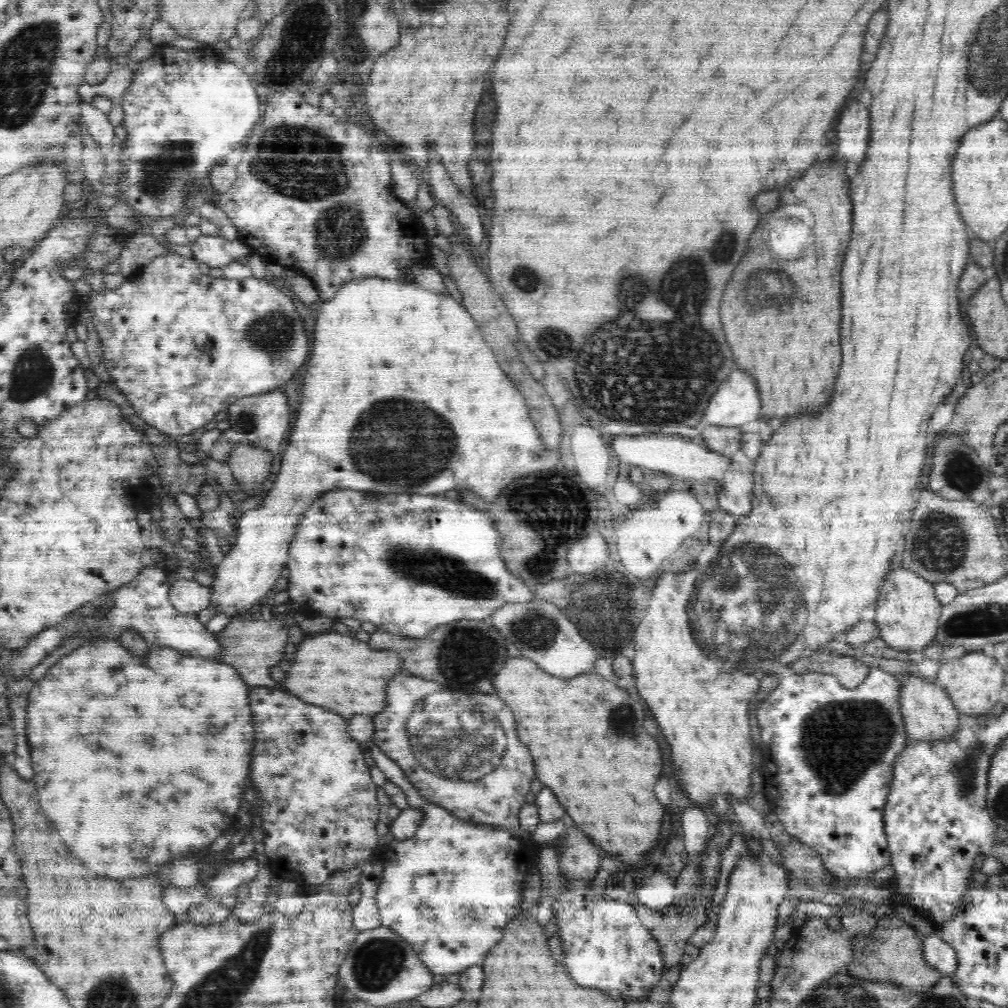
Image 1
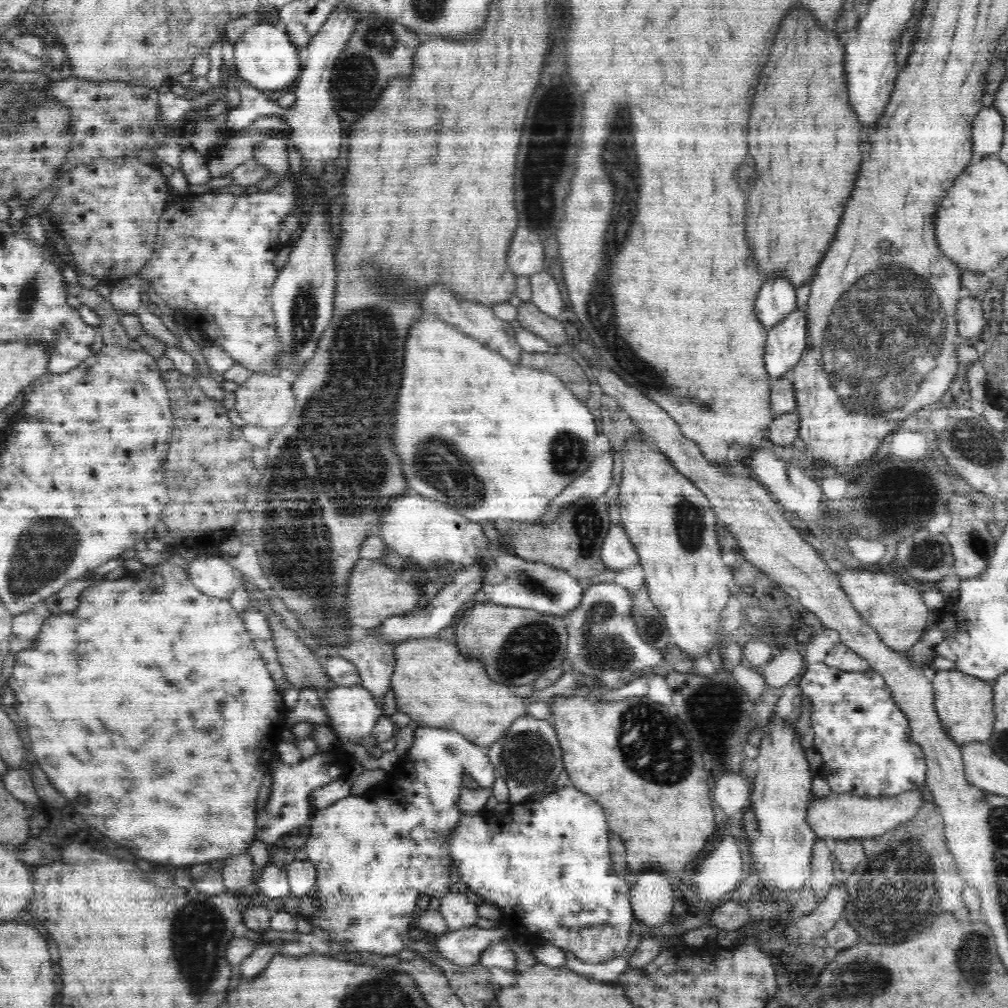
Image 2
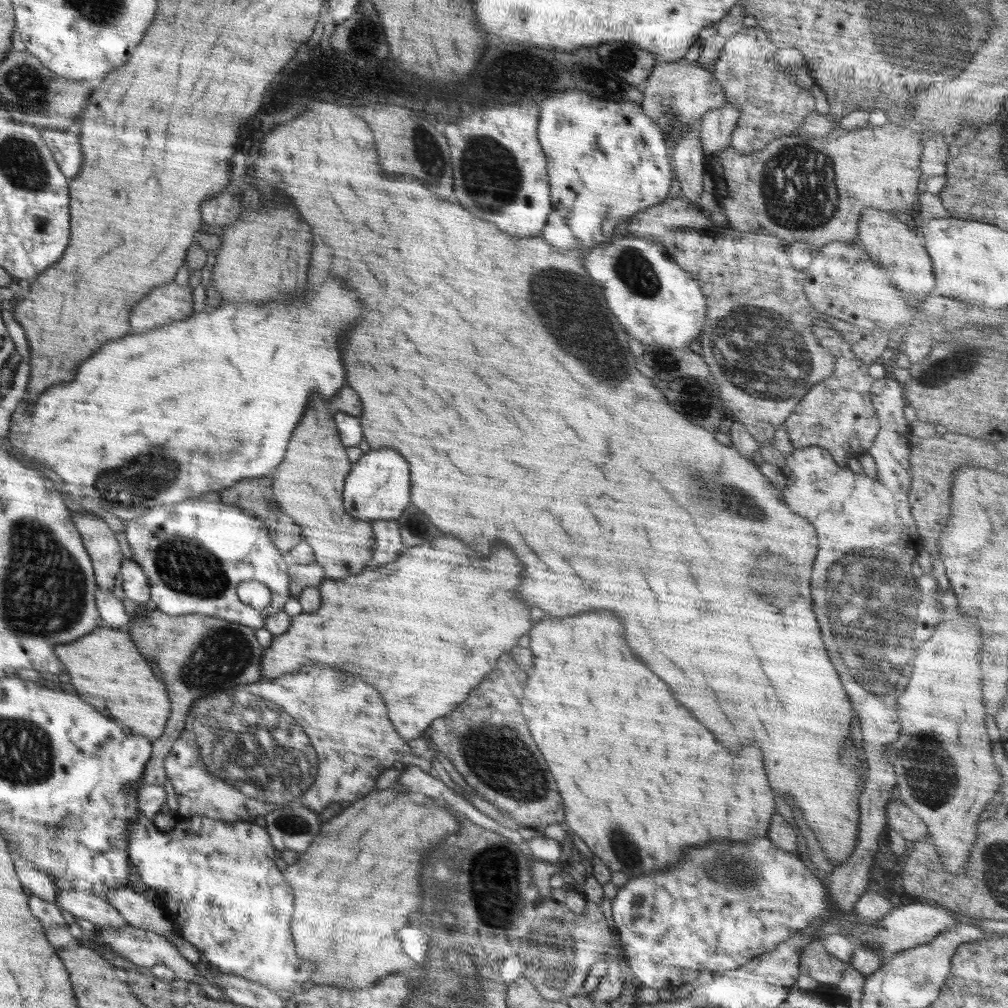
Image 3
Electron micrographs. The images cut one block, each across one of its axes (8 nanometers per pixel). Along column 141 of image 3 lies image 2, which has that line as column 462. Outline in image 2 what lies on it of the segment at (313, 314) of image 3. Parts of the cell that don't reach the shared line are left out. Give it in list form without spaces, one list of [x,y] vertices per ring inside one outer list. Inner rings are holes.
[[[420,320],[418,328],[410,332],[406,340],[406,376],[404,376],[406,396],[398,396],[398,452],[402,452],[402,464],[406,464],[406,480],[410,480],[410,492],[425,496],[454,507],[464,518],[472,522],[492,520],[500,521],[536,521],[549,507],[550,502],[558,496],[574,479],[582,476],[590,462],[596,458],[596,436],[598,426],[585,402],[581,402],[570,391],[568,384],[552,376],[550,372],[524,365],[512,364],[506,357],[490,350],[480,341],[458,332],[456,328],[444,324],[442,320]]]

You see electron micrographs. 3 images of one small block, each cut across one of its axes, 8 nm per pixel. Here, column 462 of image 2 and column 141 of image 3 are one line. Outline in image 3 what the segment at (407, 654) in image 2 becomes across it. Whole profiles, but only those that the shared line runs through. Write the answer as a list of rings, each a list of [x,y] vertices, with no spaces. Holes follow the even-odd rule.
[[[100,628],[100,632],[92,632],[92,636],[84,636],[84,640],[76,640],[76,644],[60,644],[56,646],[58,661],[64,666],[70,676],[70,684],[78,690],[88,704],[92,704],[100,714],[112,716],[119,720],[123,726],[128,727],[132,734],[147,736],[153,742],[164,733],[171,706],[168,693],[164,690],[164,684],[158,682],[152,674],[150,664],[140,656],[138,644],[130,640],[131,635],[125,628]]]

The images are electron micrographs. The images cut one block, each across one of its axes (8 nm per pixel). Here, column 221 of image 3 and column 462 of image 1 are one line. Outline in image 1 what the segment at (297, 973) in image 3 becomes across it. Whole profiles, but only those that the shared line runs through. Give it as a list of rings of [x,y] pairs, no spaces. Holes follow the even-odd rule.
[[[372,740],[366,745],[367,751],[375,760],[375,766],[384,773],[386,780],[392,781],[406,793],[410,807],[422,811],[422,822],[412,838],[393,839],[385,849],[379,851],[384,873],[374,897],[380,924],[408,941],[418,953],[418,959],[434,975],[460,974],[470,964],[478,964],[480,958],[500,942],[505,926],[512,923],[518,915],[535,916],[536,908],[530,908],[528,912],[522,910],[522,890],[530,872],[536,872],[541,880],[539,857],[535,850],[520,845],[517,838],[501,827],[469,823],[455,817],[445,808],[426,802],[395,761],[382,754]]]

